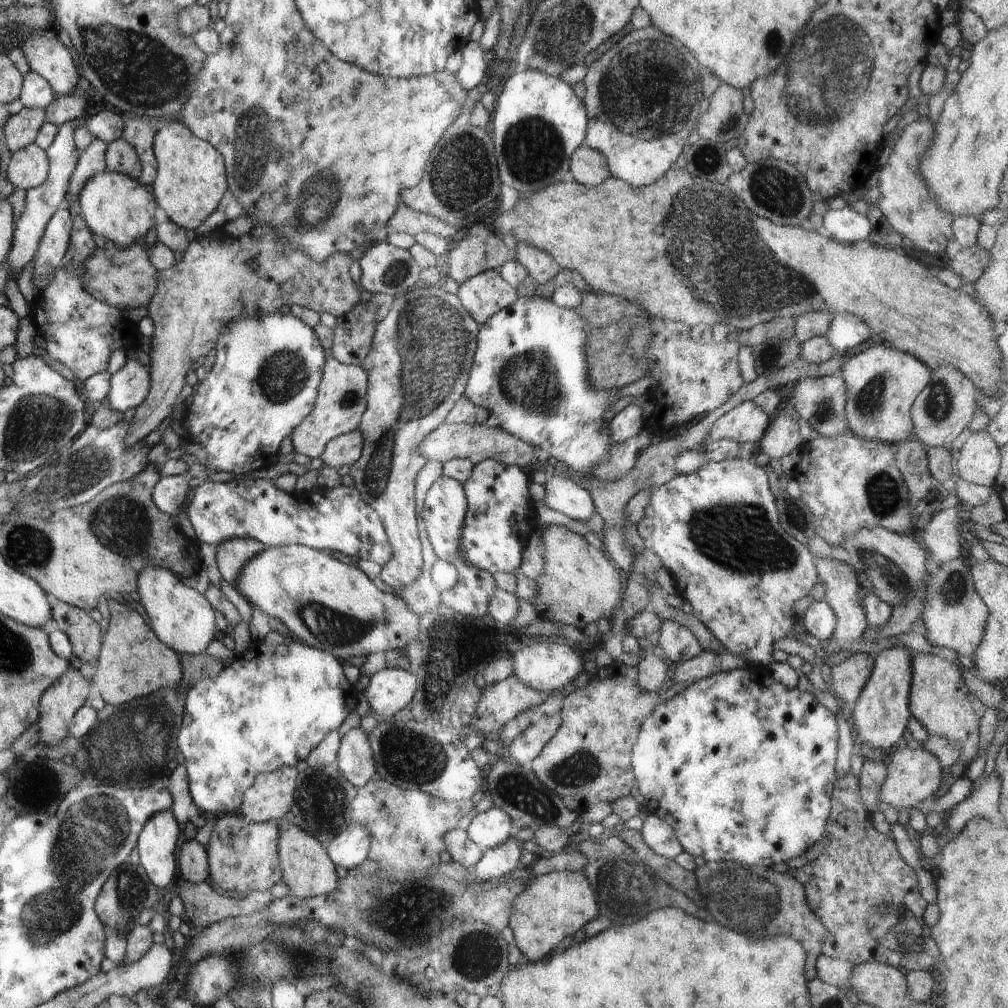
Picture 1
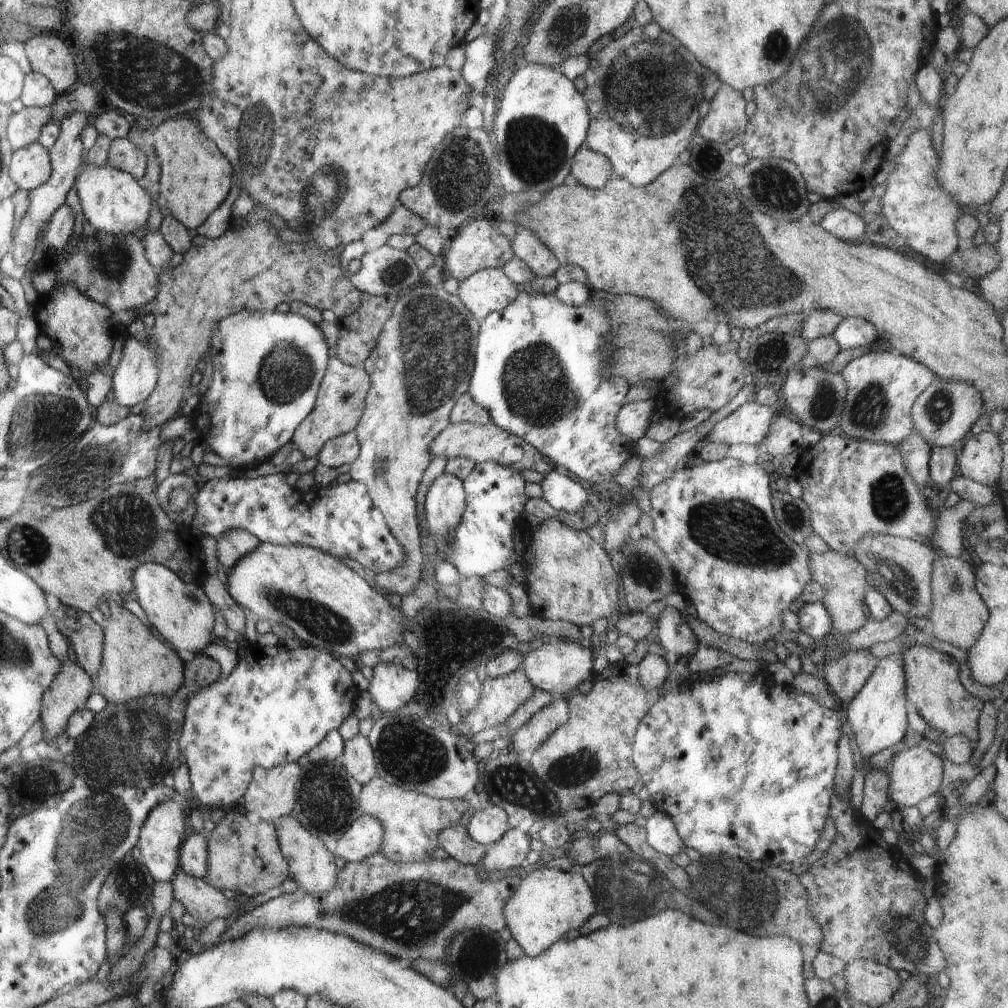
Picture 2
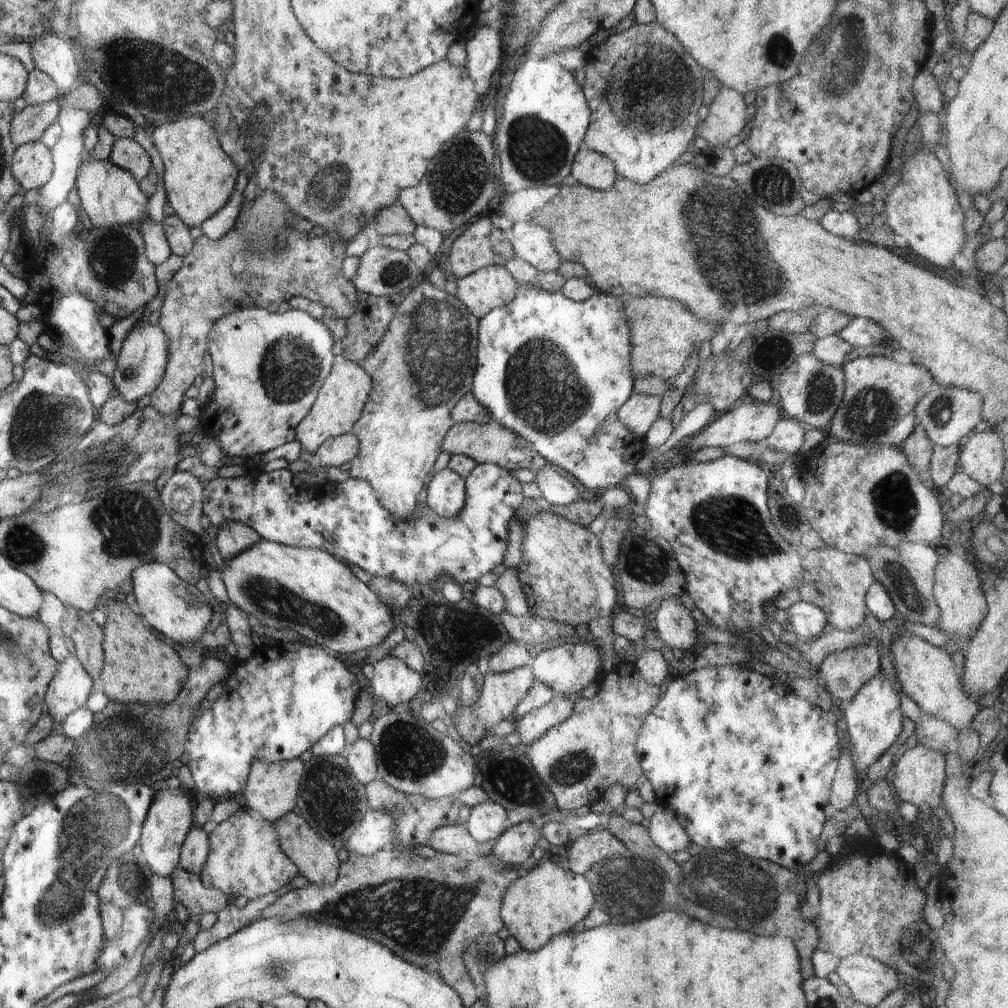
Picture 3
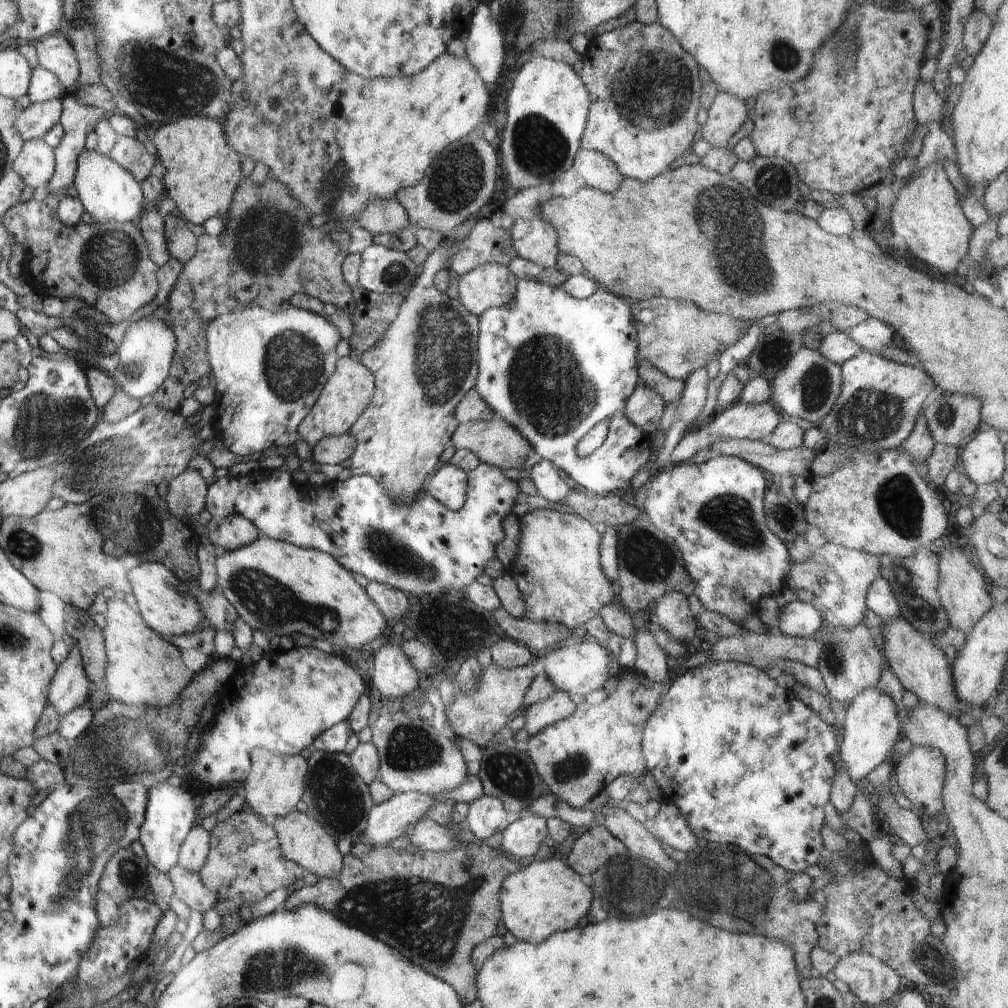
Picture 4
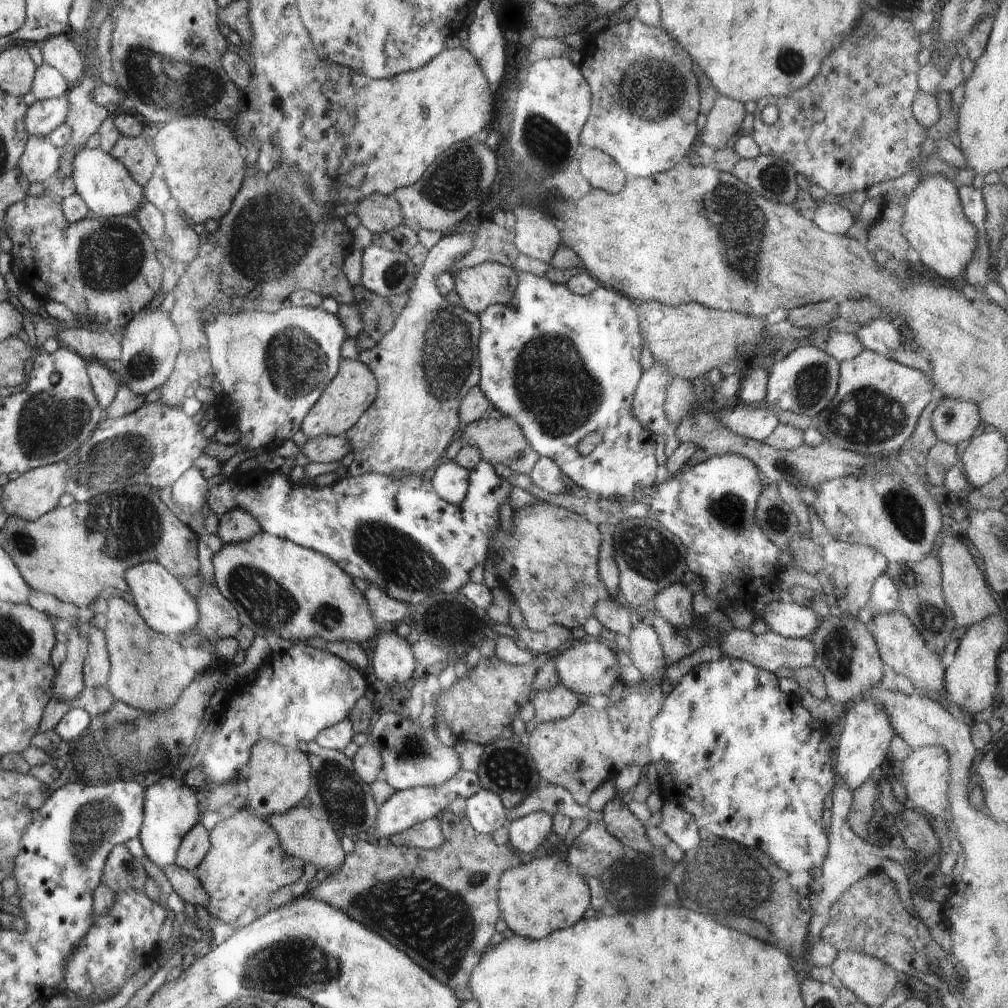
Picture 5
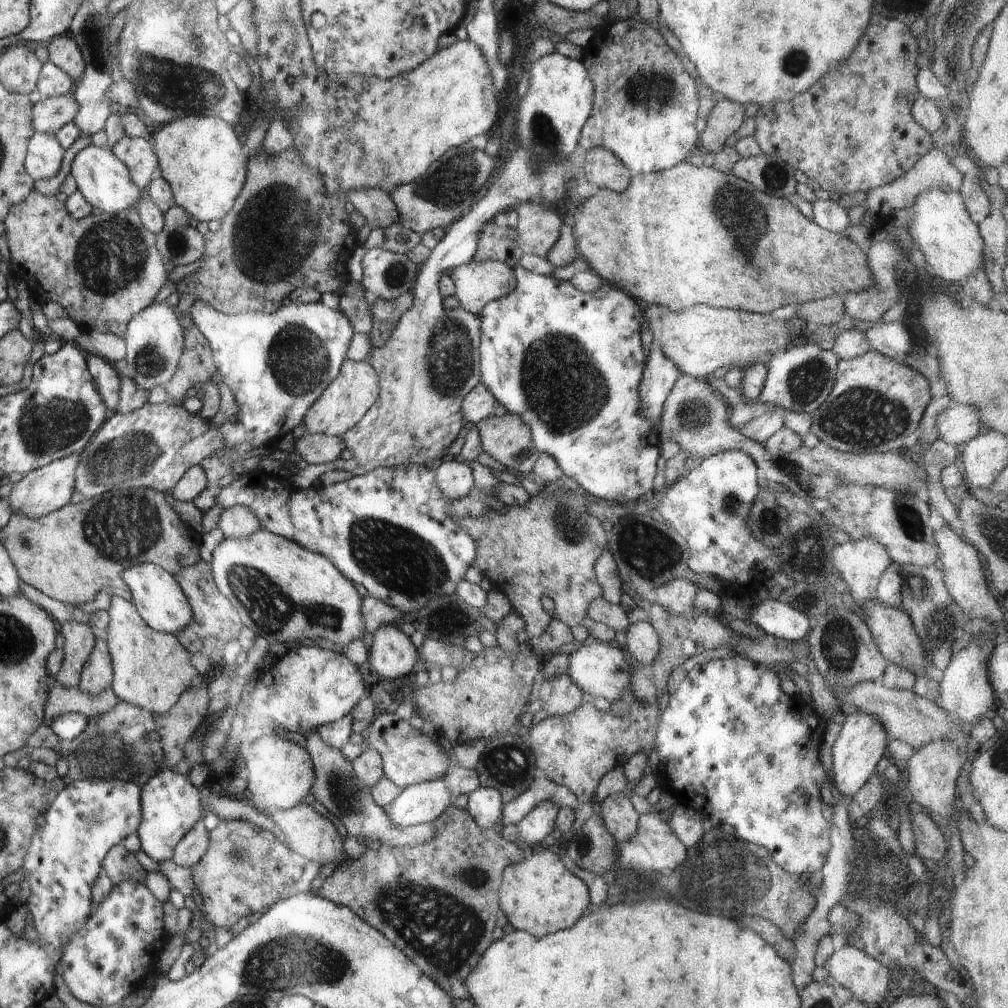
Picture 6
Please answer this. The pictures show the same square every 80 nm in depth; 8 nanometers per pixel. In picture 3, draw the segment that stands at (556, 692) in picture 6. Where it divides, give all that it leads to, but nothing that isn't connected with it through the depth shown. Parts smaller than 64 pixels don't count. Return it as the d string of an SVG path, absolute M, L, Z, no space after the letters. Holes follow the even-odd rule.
M555 693L548 704L528 712L528 715L516 723L517 729L515 731L520 734L520 744L528 748L540 739L540 736L544 736L550 728L567 720L573 714L573 709L574 698Z

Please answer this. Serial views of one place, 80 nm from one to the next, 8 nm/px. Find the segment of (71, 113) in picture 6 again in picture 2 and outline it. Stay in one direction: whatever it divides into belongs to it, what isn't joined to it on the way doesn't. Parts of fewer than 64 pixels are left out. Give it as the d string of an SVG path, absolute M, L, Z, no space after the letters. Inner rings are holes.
M54 106L24 107L17 114L12 114L10 123L7 125L7 140L13 151L37 143L42 135L43 128L54 121Z

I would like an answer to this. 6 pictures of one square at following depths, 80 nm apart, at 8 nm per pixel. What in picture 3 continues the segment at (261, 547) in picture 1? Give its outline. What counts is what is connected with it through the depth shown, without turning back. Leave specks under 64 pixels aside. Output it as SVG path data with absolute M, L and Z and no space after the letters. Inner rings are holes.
M242 522L226 523L219 529L215 543L224 561L242 555L262 539L254 529Z

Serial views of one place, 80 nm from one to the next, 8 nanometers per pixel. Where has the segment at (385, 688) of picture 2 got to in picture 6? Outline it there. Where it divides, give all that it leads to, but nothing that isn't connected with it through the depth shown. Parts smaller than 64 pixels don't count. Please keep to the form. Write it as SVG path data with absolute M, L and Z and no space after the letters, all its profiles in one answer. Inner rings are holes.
M388 623L374 634L369 660L380 678L396 681L412 677L419 658L417 648L400 626Z

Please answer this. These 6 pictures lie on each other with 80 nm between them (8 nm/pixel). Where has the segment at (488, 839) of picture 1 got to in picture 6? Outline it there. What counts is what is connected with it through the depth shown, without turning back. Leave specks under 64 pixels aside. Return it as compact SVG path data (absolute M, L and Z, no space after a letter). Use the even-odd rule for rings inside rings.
M479 787L468 796L467 812L480 828L492 828L502 824L505 804L496 788Z

